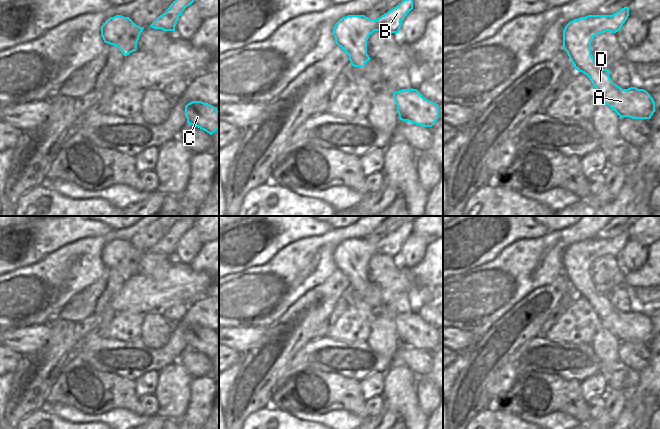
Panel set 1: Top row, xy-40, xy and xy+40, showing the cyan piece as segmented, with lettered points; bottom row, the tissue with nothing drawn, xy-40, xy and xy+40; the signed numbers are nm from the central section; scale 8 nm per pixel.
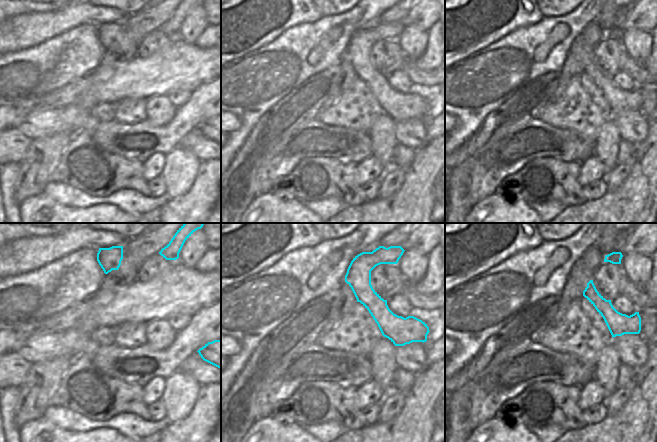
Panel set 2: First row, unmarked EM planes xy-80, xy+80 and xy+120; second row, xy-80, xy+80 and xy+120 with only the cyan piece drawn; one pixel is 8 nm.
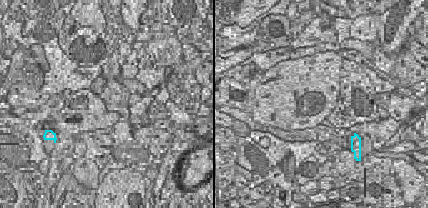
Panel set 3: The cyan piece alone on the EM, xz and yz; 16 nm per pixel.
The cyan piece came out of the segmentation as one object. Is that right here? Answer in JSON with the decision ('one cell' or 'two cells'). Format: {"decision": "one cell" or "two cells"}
{"decision": "one cell"}

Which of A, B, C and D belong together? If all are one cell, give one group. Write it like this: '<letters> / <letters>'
A B C D

